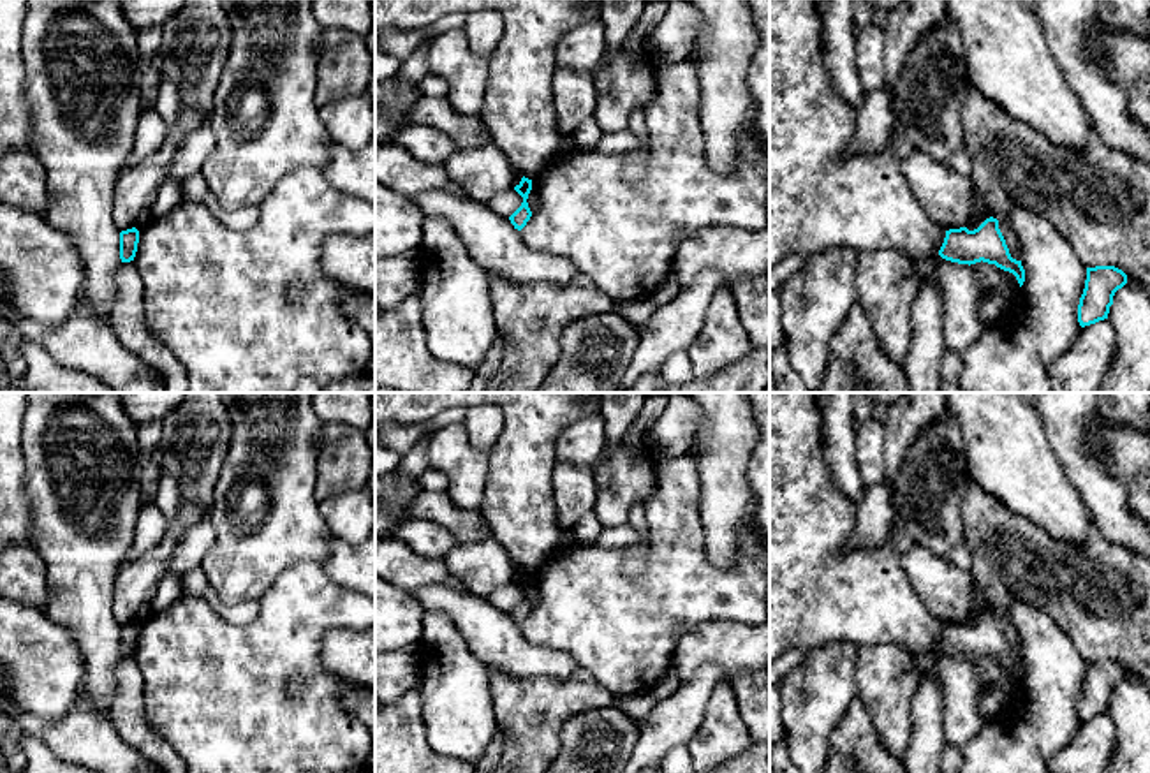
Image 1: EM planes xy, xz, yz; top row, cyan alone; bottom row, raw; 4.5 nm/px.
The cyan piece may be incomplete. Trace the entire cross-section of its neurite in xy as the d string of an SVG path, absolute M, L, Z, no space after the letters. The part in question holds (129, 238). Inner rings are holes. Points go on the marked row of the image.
M136 227L120 232L120 259L130 262L136 257L139 231Z

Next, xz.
M521 178L521 181L514 187L514 190L523 197L523 202L521 206L509 217L511 224L514 225L514 229L521 231L527 222L530 220L532 217L532 211L528 208L528 194L532 190L532 180L528 178Z

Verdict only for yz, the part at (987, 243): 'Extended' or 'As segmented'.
As segmented

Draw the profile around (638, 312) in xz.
M648 296L643 299L616 301L613 310L636 328L643 328L657 308L659 306Z

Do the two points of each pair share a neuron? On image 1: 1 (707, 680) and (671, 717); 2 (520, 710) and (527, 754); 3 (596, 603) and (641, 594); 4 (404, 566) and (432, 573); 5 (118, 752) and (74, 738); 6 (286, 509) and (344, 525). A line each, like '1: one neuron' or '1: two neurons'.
1: one neuron
2: one neuron
3: one neuron
4: one neuron
5: one neuron
6: two neurons

